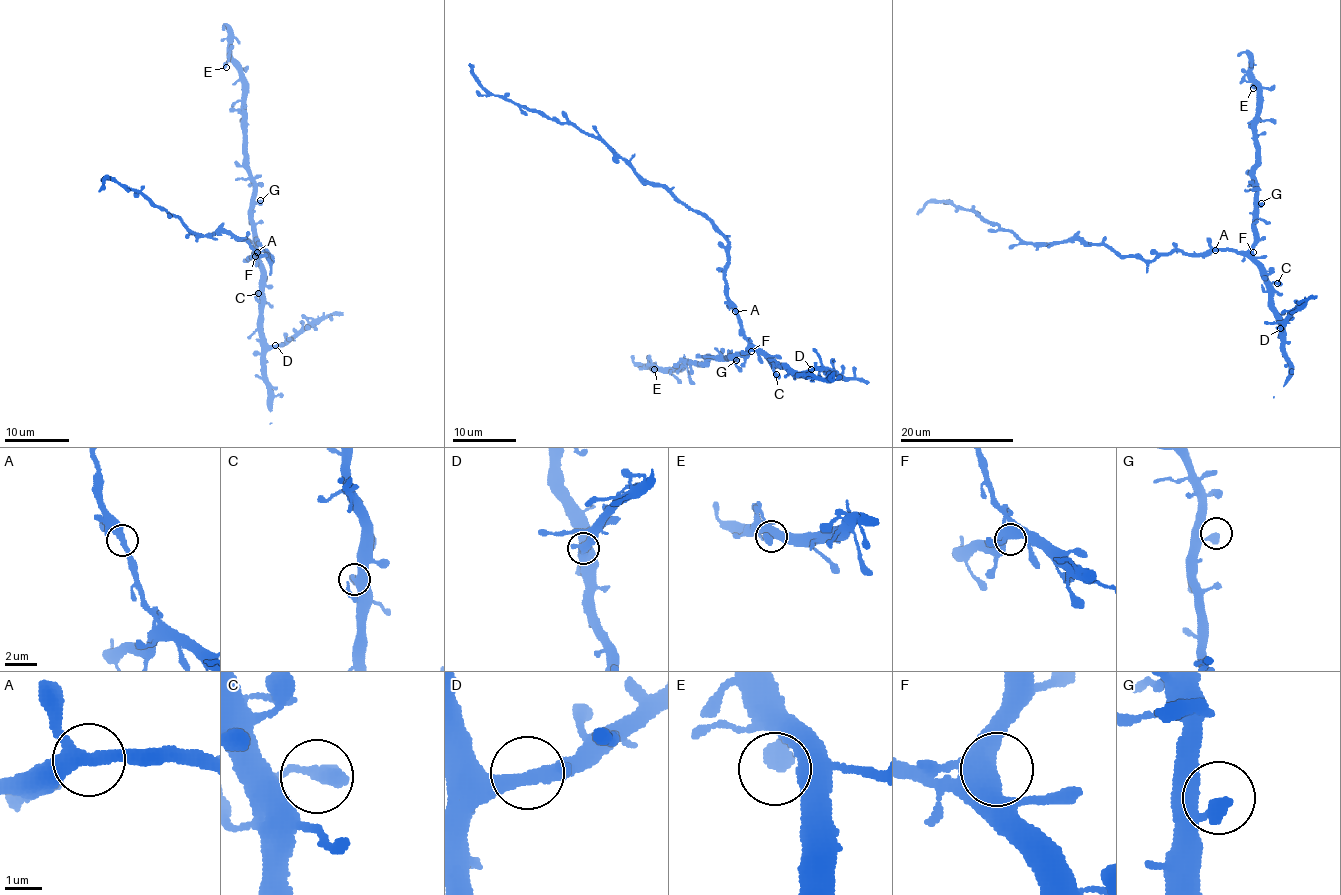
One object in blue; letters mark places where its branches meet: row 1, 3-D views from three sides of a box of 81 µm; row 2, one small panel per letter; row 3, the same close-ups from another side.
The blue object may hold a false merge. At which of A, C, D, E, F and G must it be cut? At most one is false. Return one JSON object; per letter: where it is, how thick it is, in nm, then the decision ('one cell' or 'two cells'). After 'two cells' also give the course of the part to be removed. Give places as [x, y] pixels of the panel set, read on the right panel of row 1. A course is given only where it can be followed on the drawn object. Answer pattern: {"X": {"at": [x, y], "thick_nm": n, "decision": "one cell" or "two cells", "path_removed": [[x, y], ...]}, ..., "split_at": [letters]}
{"A": {"at": [1215, 250], "thick_nm": 300, "decision": "one cell"}, "C": {"at": [1277, 283], "thick_nm": 500, "decision": "one cell"}, "D": {"at": [1280, 328], "thick_nm": 320, "decision": "one cell"}, "E": {"at": [1253, 88], "thick_nm": 440, "decision": "one cell"}, "F": {"at": [1253, 252], "thick_nm": 500, "decision": "one cell"}, "G": {"at": [1261, 203], "thick_nm": 420, "decision": "one cell"}, "split_at": []}

